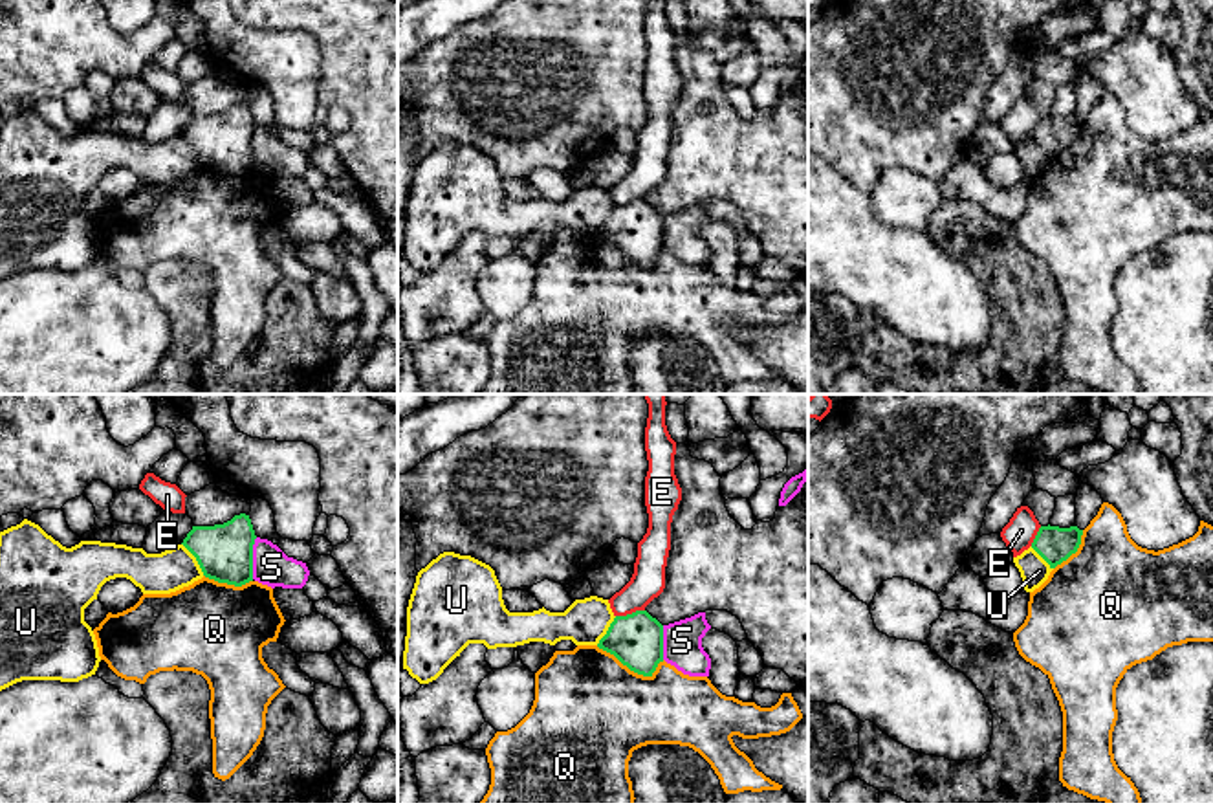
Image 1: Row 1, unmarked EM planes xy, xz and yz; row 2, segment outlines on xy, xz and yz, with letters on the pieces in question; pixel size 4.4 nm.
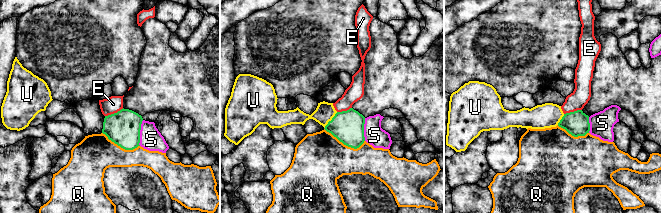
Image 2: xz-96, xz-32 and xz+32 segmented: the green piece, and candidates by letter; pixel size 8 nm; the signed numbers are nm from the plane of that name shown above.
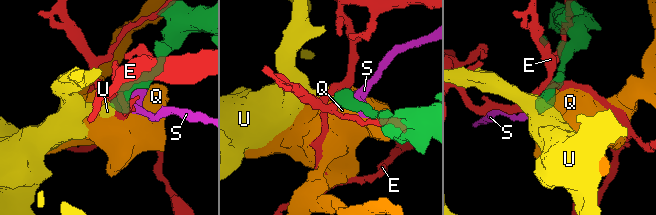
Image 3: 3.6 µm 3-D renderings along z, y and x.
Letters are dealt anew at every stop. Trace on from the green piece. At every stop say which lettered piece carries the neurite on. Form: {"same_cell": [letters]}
{"same_cell": []}

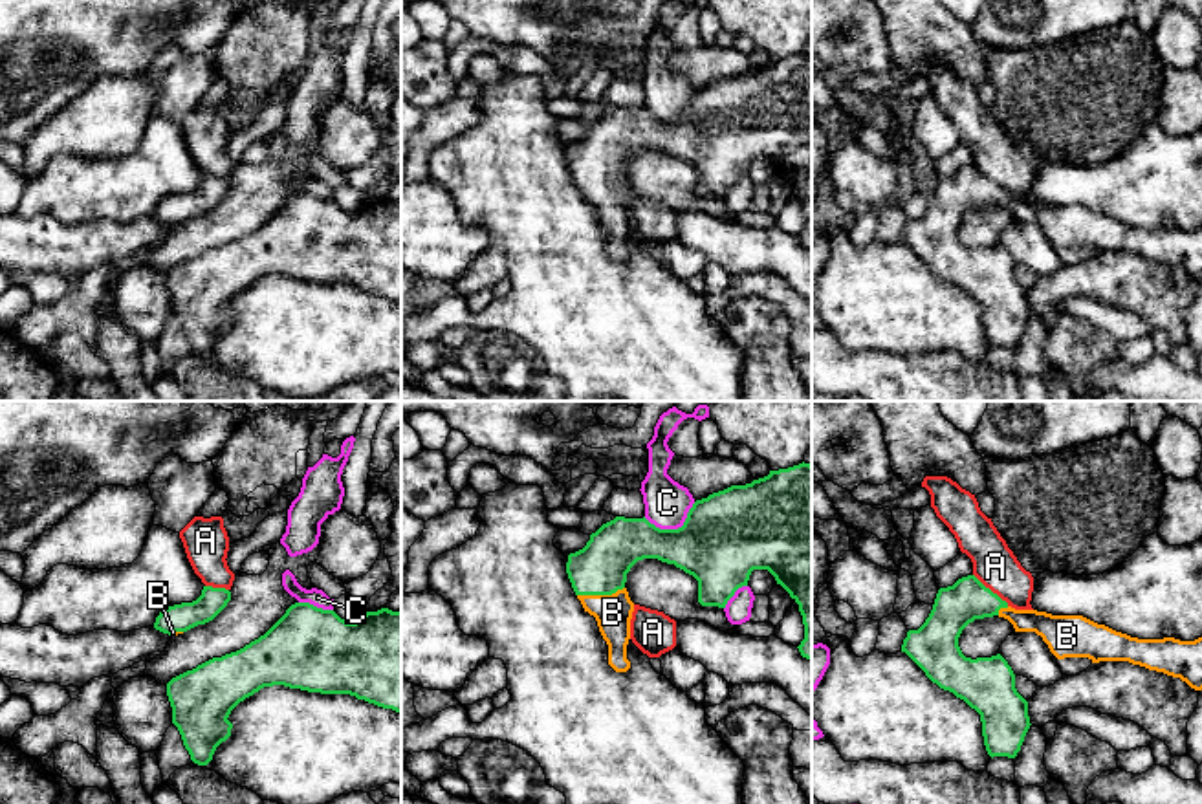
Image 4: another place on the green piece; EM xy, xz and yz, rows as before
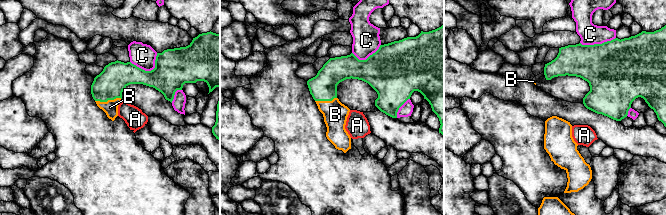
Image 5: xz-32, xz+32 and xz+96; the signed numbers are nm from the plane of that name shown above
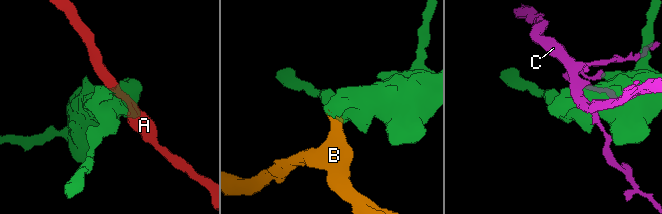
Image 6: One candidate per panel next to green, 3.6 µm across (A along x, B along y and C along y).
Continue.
{"same_cell": ["B"]}

